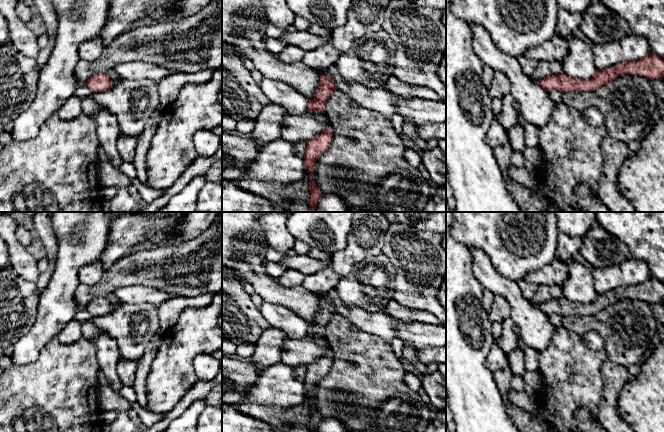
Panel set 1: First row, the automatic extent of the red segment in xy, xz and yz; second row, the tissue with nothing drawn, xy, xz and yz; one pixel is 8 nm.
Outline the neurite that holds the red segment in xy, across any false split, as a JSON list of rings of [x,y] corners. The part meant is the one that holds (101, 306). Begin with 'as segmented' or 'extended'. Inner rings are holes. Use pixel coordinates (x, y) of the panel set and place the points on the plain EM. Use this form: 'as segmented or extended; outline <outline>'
as segmented; outline [[[99,297],[90,301],[86,306],[86,310],[93,316],[104,316],[112,312],[112,304],[106,297]]]

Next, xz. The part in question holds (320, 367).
as segmented; outline [[[331,352],[326,353],[320,359],[307,365],[304,388],[310,394],[309,400],[314,401],[313,392],[320,379],[329,372],[332,364]]]

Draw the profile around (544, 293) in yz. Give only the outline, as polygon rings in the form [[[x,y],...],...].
[[[538,285],[538,289],[530,303],[534,306],[538,306],[541,303],[547,302],[549,300],[558,300],[563,296],[563,288],[561,286],[552,285]]]

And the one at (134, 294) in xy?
[[[141,285],[121,287],[116,289],[114,294],[121,303],[130,305],[150,303],[156,307],[159,307],[164,301],[176,296],[157,288]]]

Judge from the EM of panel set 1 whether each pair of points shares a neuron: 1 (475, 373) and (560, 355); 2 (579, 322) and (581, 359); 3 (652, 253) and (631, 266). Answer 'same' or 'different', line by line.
1: different
2: different
3: different

